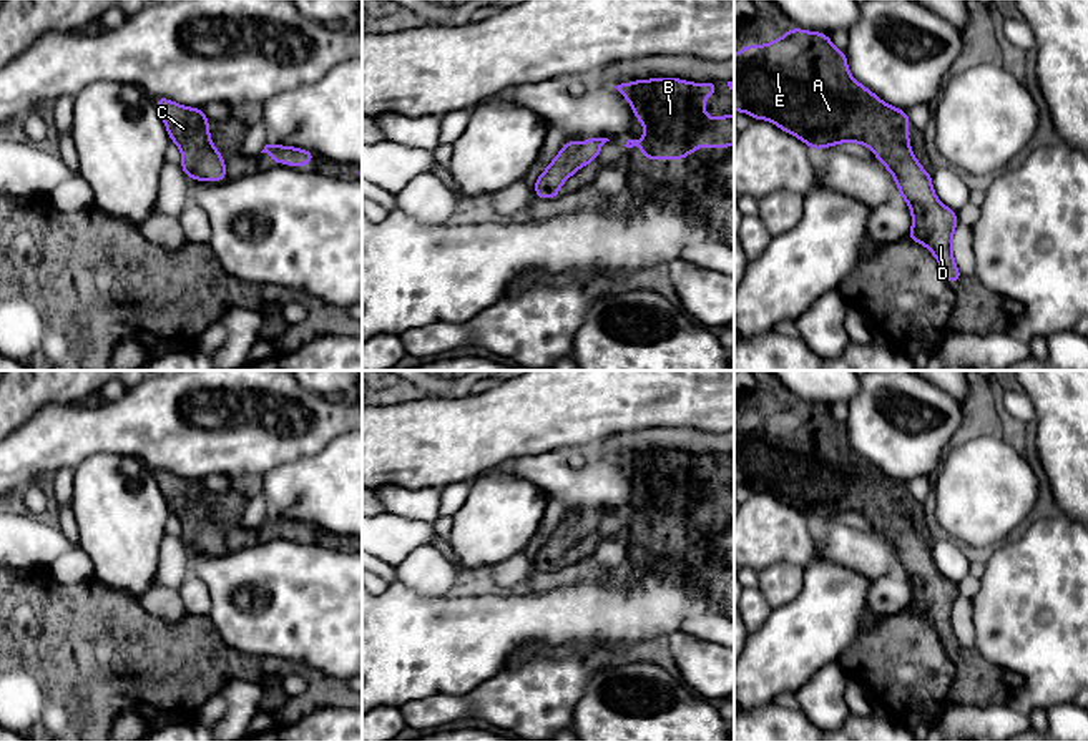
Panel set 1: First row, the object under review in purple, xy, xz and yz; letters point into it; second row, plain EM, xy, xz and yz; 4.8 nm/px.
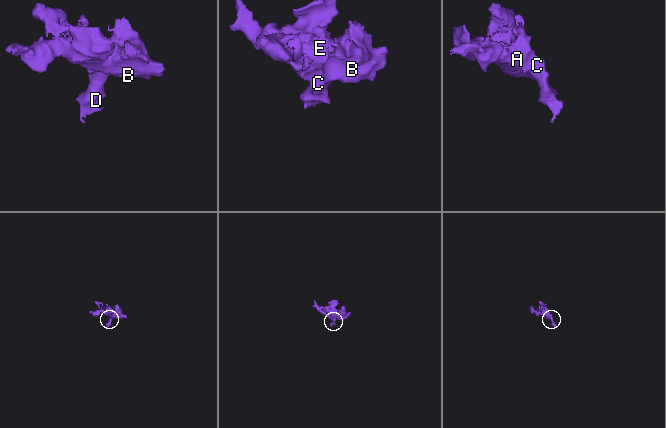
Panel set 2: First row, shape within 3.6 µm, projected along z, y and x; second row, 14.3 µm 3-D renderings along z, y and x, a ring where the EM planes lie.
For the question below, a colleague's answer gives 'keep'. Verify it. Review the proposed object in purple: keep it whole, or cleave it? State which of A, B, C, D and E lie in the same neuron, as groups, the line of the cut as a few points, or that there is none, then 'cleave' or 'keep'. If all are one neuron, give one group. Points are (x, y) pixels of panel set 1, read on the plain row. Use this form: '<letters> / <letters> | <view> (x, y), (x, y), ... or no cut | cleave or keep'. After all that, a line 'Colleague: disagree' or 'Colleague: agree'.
A B C D E | no cut | keep
Colleague: agree

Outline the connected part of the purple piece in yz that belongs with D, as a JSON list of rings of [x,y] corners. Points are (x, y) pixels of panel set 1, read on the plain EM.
[[[791,400],[764,419],[744,417],[734,427],[734,483],[744,483],[752,492],[767,492],[814,523],[844,513],[870,520],[877,533],[894,548],[899,567],[912,583],[912,601],[907,611],[924,616],[935,628],[950,658],[962,651],[952,618],[953,601],[958,596],[957,585],[935,568],[932,545],[920,538],[910,522],[907,483],[890,478],[855,454],[845,424],[837,422],[829,407]]]

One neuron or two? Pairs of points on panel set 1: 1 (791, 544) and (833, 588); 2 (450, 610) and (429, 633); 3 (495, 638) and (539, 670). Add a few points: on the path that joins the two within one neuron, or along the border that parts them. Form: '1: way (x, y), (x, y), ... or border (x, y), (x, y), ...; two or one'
1: border (814, 555), (804, 569); two
2: way (447, 615), (434, 628); one
3: border (505, 665), (474, 688); two

